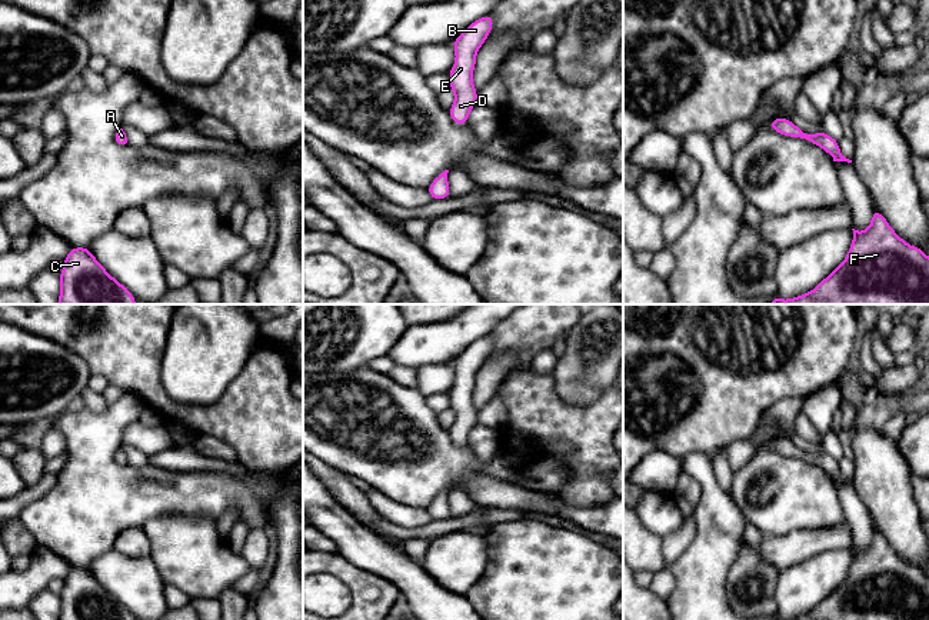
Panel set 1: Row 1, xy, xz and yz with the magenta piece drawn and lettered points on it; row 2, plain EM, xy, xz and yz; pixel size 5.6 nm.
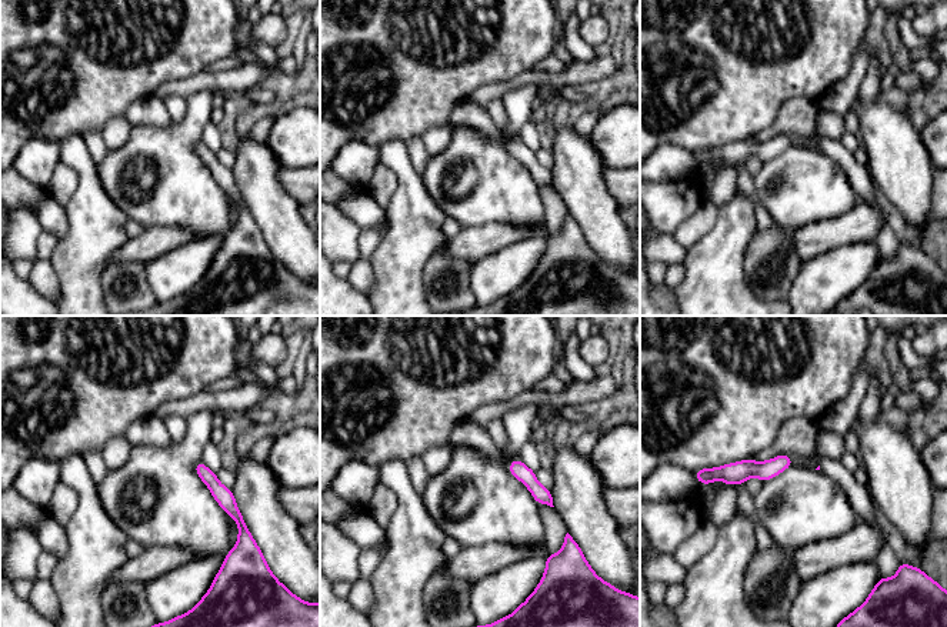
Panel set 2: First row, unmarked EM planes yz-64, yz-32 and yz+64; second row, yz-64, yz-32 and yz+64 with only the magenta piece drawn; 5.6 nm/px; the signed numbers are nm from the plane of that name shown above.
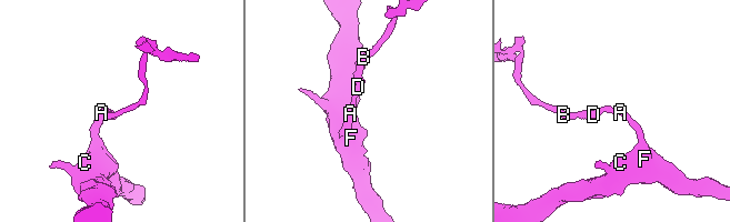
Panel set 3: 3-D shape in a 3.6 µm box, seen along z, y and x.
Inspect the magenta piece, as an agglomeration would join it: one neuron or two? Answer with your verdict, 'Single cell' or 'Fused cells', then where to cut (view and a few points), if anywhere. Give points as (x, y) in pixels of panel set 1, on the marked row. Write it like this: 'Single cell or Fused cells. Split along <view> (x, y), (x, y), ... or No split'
Single cell. No split

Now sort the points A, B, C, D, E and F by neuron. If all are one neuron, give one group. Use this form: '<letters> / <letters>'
A B C D E F

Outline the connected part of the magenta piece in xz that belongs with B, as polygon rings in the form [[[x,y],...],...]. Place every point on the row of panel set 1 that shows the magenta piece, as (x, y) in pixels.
[[[483,16],[473,21],[453,43],[456,61],[449,71],[450,90],[456,99],[449,109],[454,124],[467,124],[469,113],[477,103],[477,90],[473,87],[476,53],[486,41],[493,27],[493,17]]]

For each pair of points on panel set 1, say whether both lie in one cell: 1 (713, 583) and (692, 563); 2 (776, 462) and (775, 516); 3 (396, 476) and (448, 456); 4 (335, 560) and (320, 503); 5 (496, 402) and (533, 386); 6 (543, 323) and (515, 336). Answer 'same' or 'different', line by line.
1: same
2: same
3: same
4: different
5: different
6: same

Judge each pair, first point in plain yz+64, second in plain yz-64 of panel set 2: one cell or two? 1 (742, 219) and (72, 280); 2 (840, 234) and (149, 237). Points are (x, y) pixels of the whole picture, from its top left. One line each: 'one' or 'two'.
1: one
2: one

